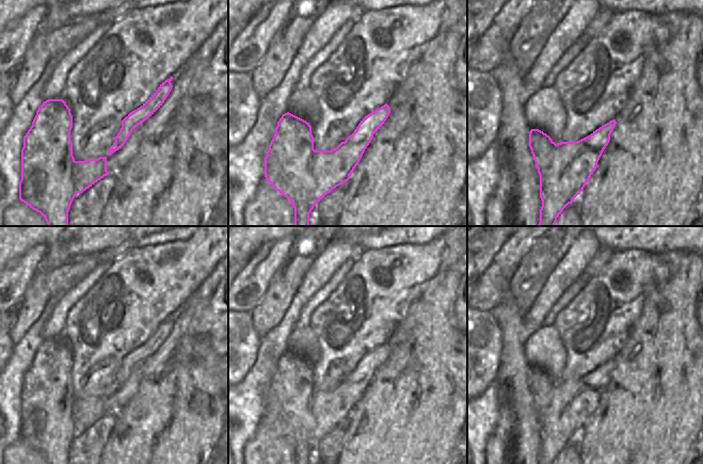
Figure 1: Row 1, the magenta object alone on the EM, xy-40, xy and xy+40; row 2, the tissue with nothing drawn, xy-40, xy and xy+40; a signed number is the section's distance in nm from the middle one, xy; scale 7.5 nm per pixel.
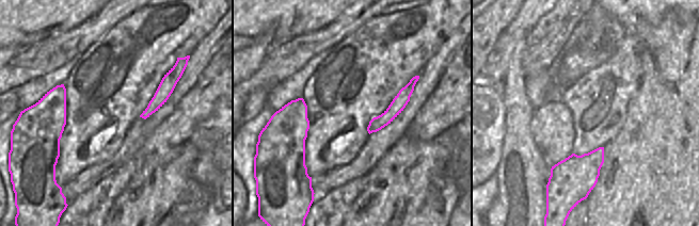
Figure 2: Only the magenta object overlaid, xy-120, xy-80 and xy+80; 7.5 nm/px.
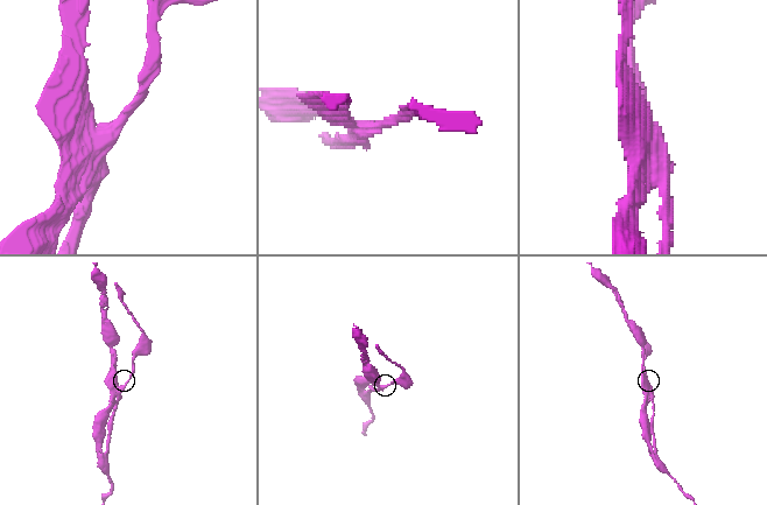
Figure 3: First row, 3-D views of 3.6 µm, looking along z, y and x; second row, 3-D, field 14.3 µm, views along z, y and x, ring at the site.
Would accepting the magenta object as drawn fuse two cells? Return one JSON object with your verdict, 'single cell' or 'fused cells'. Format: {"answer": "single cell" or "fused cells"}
{"answer": "fused cells"}

